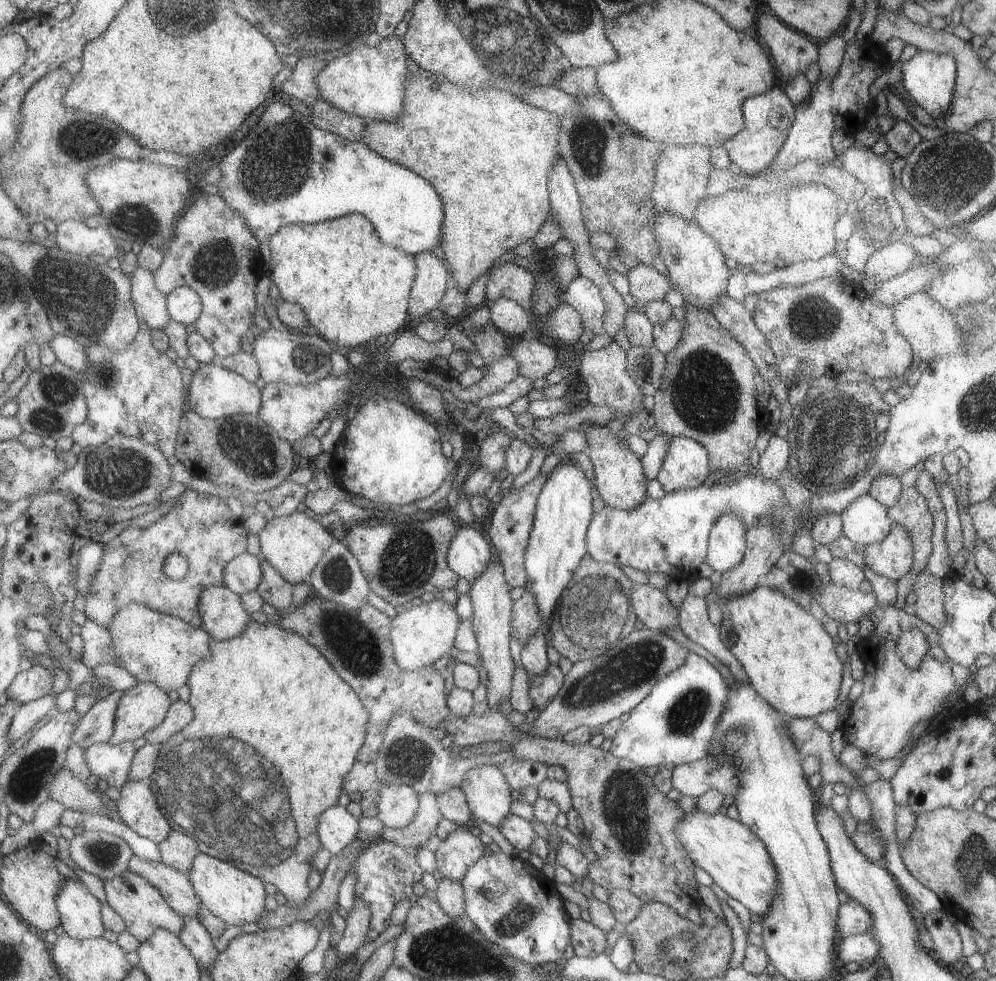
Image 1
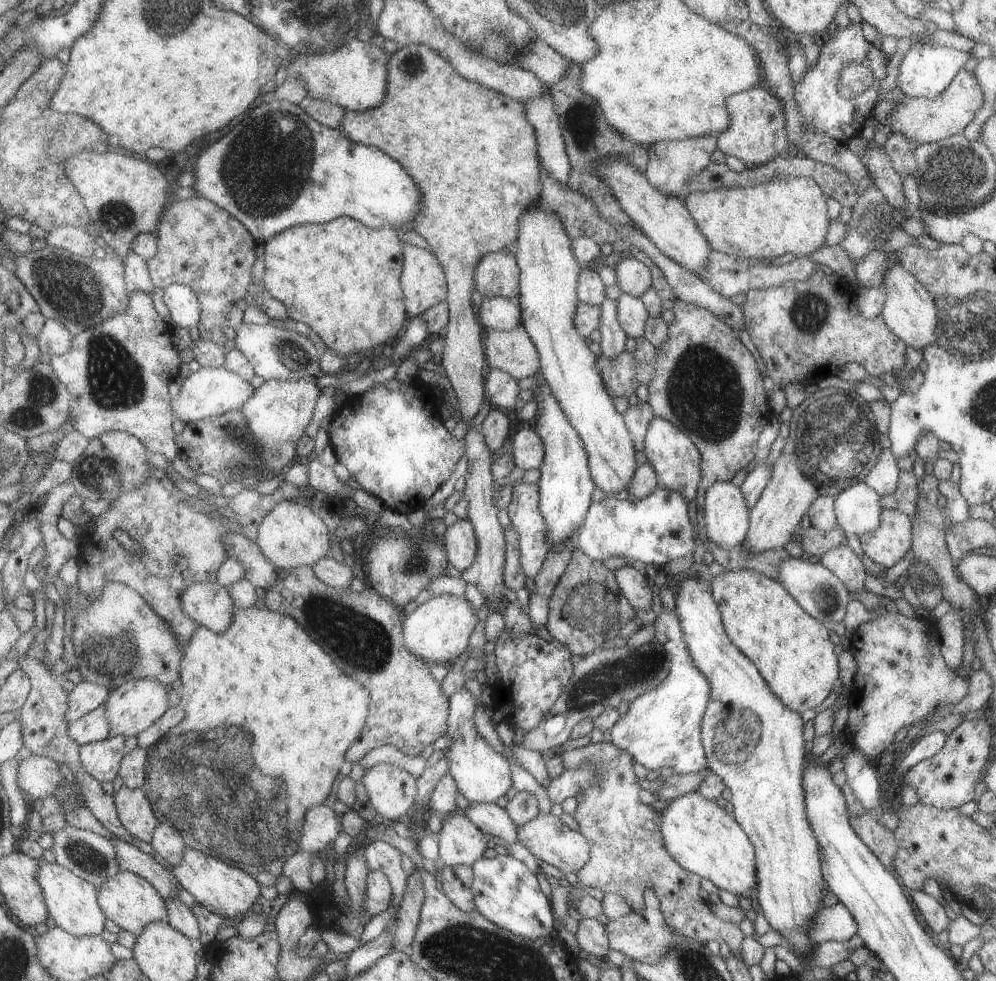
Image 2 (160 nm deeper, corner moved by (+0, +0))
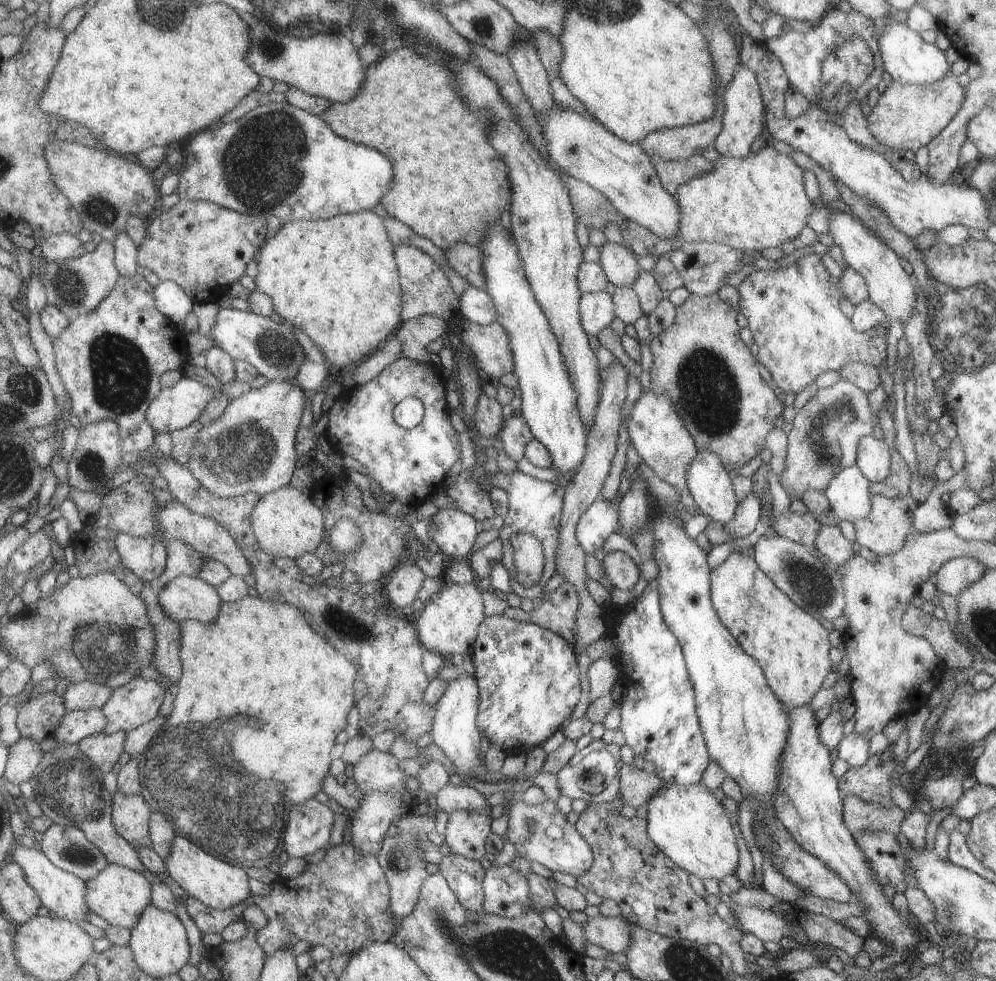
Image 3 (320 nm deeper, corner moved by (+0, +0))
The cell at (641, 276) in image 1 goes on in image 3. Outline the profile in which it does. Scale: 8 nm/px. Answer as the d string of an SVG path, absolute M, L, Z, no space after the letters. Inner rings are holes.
M605 241L598 248L598 263L605 273L606 280L615 287L629 287L643 264L633 256L623 245Z

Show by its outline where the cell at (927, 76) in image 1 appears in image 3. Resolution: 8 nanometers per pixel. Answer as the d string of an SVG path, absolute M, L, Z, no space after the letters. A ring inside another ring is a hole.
M885 16L885 24L881 34L876 38L880 50L884 71L892 80L898 80L901 84L915 83L925 84L935 82L946 75L949 66L945 61L943 52L935 48L933 43L925 44L917 31L911 30L905 23L890 20Z

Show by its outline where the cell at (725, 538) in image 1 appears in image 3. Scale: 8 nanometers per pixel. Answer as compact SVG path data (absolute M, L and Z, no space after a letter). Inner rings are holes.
M700 449L687 470L687 488L699 512L724 525L735 515L737 498L716 453Z

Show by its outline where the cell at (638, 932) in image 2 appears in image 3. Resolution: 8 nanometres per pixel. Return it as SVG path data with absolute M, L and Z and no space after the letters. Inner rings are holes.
M588 917L581 929L589 944L596 944L607 953L624 952L631 942L630 923L619 917Z

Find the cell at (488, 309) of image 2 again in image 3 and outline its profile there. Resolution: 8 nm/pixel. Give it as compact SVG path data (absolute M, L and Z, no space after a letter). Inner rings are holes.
M469 285L459 297L461 318L478 325L495 321L496 312L491 297L484 291Z

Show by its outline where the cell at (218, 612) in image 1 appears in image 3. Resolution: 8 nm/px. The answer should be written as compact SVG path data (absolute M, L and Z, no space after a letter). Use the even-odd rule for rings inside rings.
M181 575L161 591L160 607L175 620L213 622L219 615L223 600L217 589L201 577Z

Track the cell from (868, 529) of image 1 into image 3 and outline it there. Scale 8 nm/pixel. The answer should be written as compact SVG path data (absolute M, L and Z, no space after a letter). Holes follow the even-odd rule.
M856 465L838 469L837 476L832 476L823 493L837 521L853 522L867 516L869 512L871 494L868 491L868 480Z

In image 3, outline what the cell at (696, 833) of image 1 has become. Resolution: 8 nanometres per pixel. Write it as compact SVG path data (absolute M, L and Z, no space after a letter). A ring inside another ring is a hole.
M700 782L690 785L667 783L645 803L648 836L665 856L701 880L715 878L719 882L723 876L734 874L739 852L733 828L712 790Z

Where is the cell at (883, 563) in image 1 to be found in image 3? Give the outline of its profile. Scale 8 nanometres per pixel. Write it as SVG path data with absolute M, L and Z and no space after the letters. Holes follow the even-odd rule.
M909 493L895 498L871 495L870 503L871 506L867 516L852 522L855 540L859 546L868 548L871 552L874 552L877 557L892 555L895 551L900 550L905 542L905 538L907 538L909 530L911 530L913 510L917 508L917 506L915 506L915 500L911 498Z

